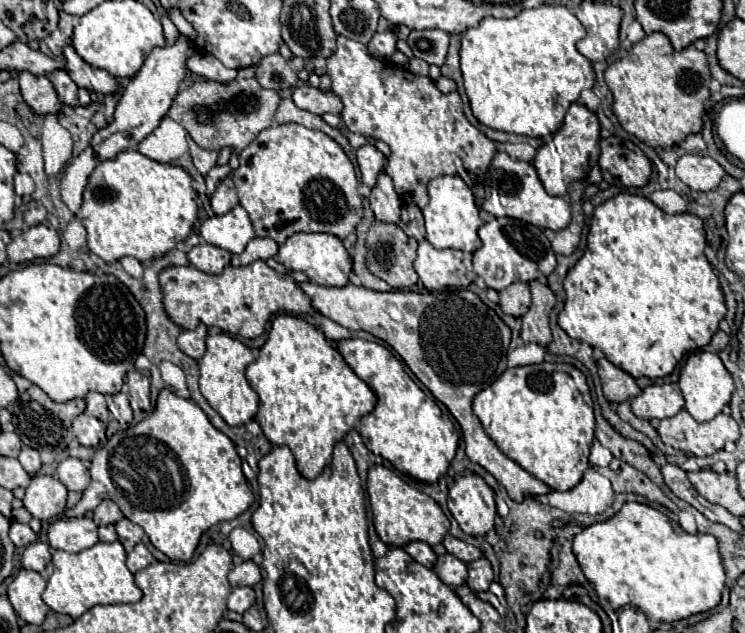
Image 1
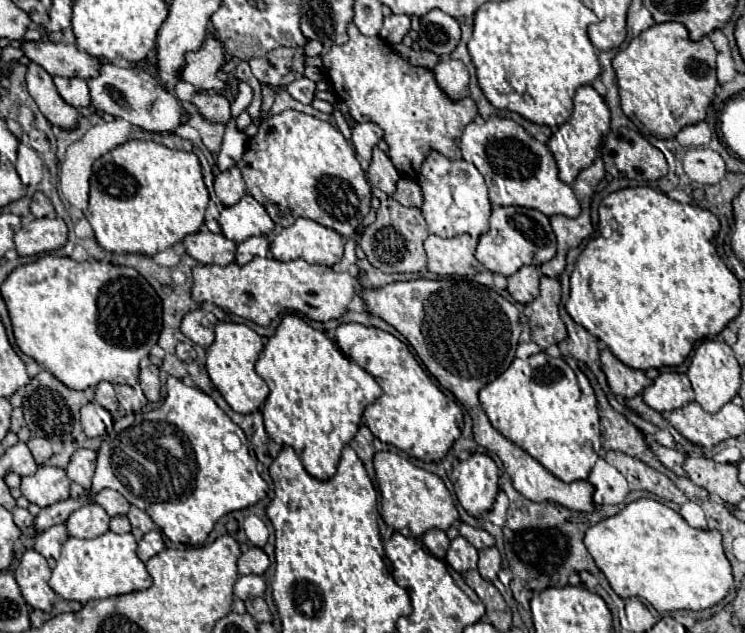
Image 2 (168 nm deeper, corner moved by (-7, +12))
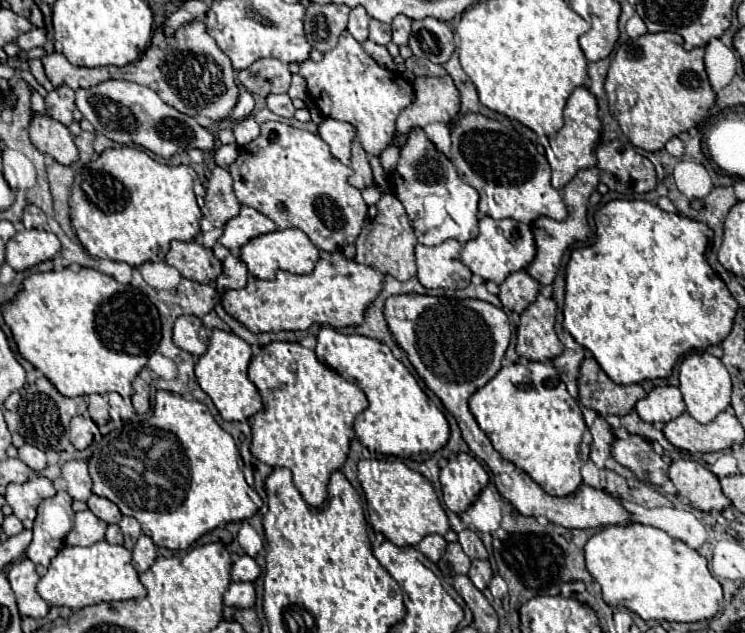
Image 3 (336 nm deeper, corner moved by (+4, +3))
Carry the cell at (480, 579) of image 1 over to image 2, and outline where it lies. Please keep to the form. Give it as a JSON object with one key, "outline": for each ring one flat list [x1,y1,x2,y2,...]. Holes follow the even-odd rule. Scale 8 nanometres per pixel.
{"outline":[[495,546,479,550,479,574,485,580,495,580,497,572,501,570,501,556]]}

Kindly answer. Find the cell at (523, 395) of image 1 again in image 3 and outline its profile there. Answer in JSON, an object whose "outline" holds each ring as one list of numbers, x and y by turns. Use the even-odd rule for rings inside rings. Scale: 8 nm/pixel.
{"outline":[[528,361,502,367,494,379,490,379,470,397,470,411,476,417,480,429,492,441,492,447,504,459,526,471,548,495,566,497,578,489,582,483,580,467,589,460,590,454,590,446,583,442,588,427,584,423,578,401,566,391,564,381,550,363]]}

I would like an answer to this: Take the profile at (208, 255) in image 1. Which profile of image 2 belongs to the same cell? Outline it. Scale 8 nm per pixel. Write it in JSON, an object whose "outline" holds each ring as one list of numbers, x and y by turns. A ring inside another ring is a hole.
{"outline":[[195,232,183,238,185,250,199,264,217,264,227,266,235,260,237,244,223,234,213,232]]}

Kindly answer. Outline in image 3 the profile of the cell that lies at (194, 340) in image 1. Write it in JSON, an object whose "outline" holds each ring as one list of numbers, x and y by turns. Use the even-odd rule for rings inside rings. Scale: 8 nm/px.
{"outline":[[182,315,176,319,174,325,174,343,192,353,194,357,200,357,206,353,208,349,208,329,202,325,202,321,198,317,190,317,190,315]]}

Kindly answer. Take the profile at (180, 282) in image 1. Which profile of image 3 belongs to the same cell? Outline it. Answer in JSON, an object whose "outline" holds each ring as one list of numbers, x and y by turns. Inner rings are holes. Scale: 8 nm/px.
{"outline":[[336,251,332,263,320,259,310,275,294,275,288,271,278,271,274,279,250,277,248,285,242,289,226,289,222,297,224,311,240,321,248,331,304,331,314,323,328,325,334,329,360,325,366,307,382,289,382,273,372,267,350,261]]}

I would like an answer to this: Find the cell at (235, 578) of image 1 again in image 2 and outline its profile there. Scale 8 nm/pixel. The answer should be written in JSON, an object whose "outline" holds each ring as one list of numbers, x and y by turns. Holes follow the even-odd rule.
{"outline":[[249,548,239,558,239,574,263,574,269,568,269,558,261,548]]}

